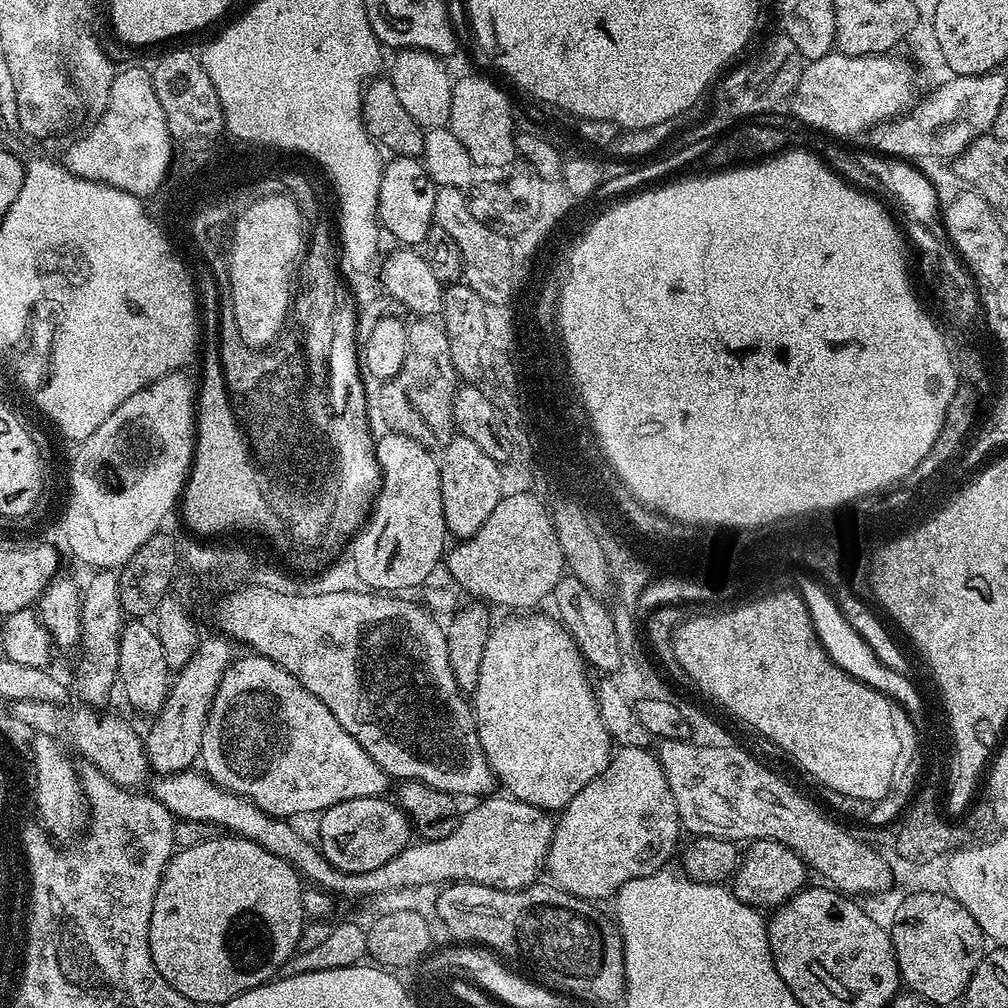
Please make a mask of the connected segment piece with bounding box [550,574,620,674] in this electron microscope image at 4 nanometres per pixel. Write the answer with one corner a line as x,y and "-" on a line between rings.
563,575
550,595
551,602
556,603
555,615
576,644
580,655
593,669
604,672
600,674
616,674
619,670
620,655
618,651
617,631
609,605
596,597
578,578

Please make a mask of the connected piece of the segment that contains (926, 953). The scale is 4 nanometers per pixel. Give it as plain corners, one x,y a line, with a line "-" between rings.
944,890
910,893
892,912
890,935
900,967
900,979
907,991
929,1000
933,1006
952,1004
955,1000
957,1003
963,997
966,986
970,986
970,978
974,978
974,970
978,970
978,962
986,951
986,937
973,914
962,906
962,902

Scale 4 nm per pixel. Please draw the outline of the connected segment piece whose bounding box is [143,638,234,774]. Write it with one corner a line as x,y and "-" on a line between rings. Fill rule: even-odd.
231,639
199,641
199,648
188,664
179,669
171,681
168,698
160,712
151,721
152,729
148,736
143,737
144,749
148,755
148,763
157,773
171,774
173,772
187,772
200,759
202,750
202,734
206,730
208,715
214,702
214,694
224,677
224,671
234,663

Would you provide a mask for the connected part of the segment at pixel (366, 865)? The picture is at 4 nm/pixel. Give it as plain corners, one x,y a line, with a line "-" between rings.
371,796
370,798
354,798
346,802
338,802
330,806
319,817
320,840
318,847
320,853
329,860
340,872
369,872
378,870
384,862
390,862
404,848
408,847
414,836
414,829
405,812
399,804
384,796

